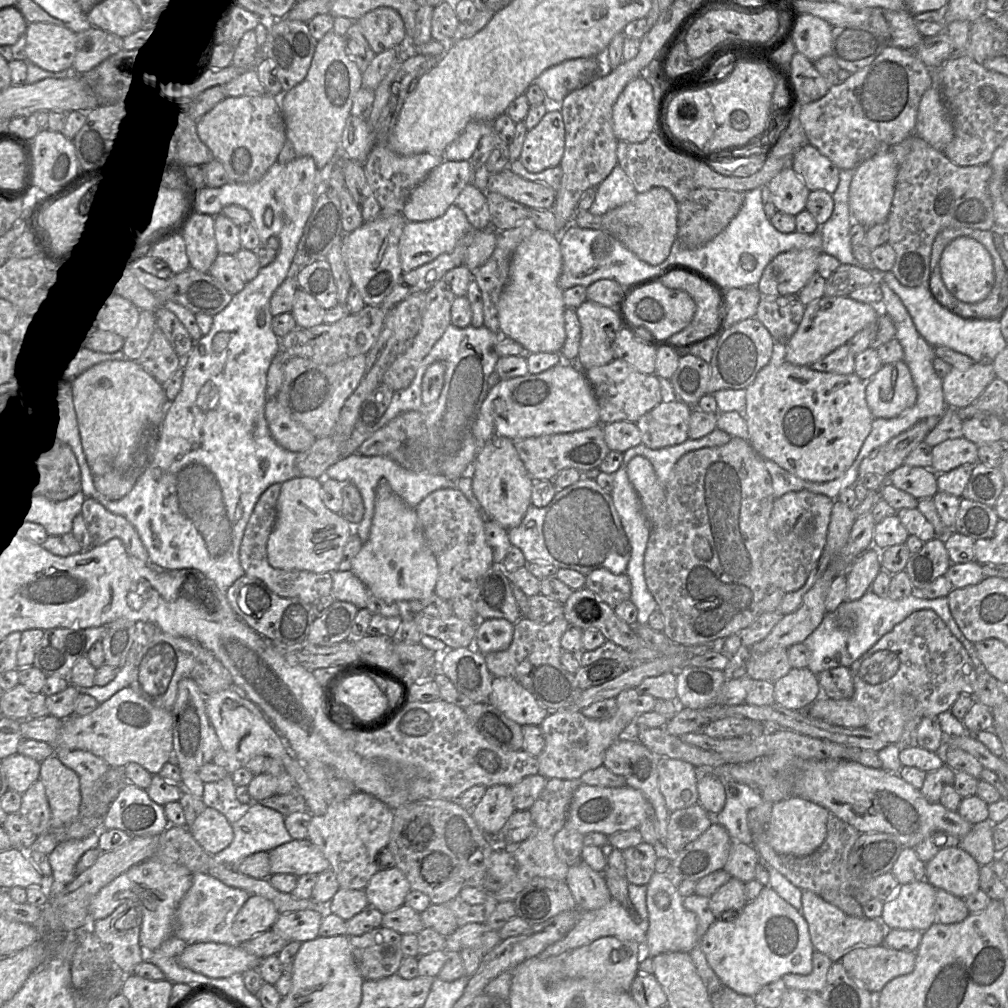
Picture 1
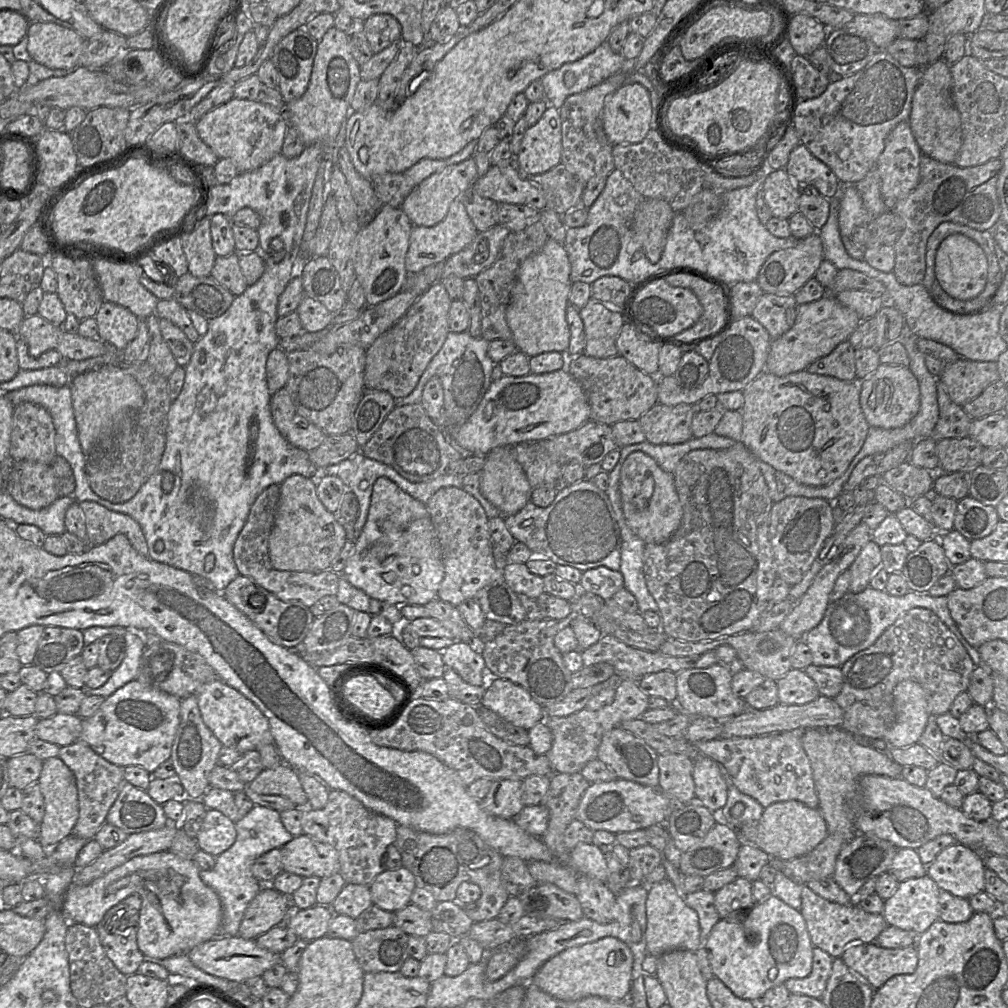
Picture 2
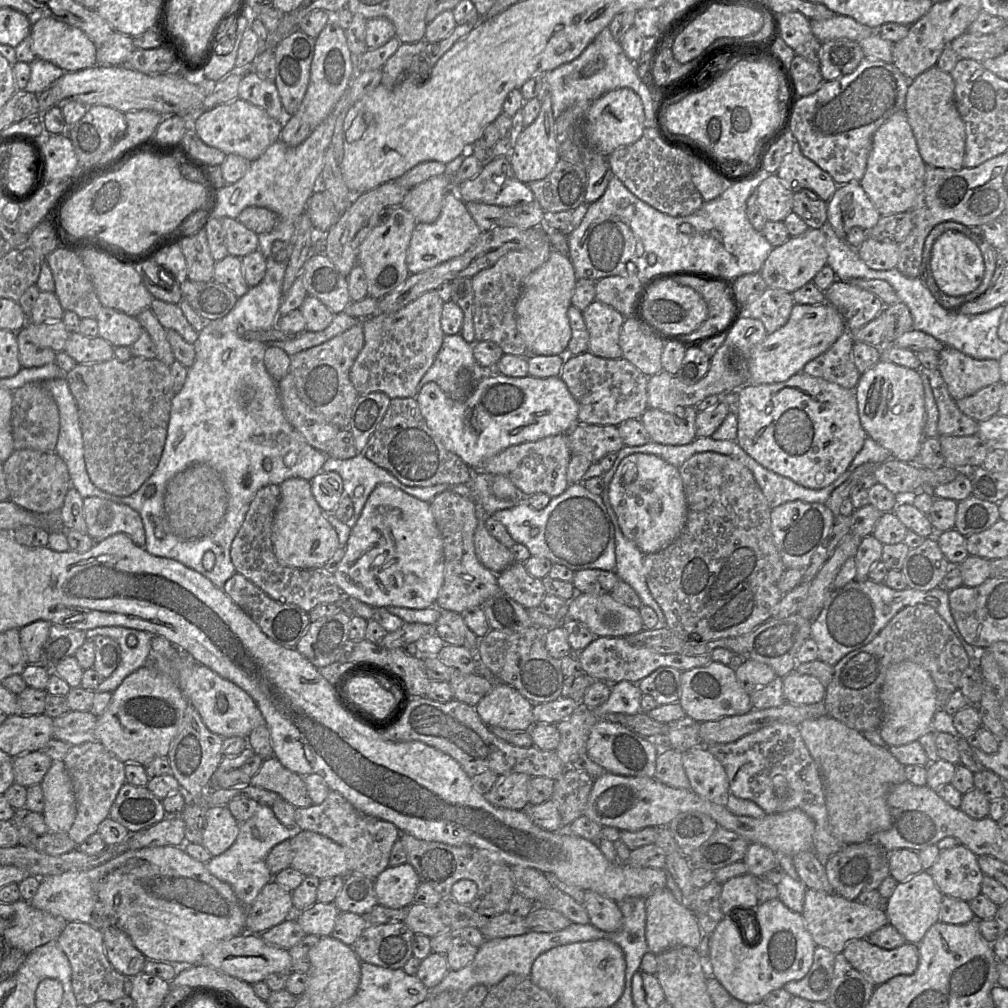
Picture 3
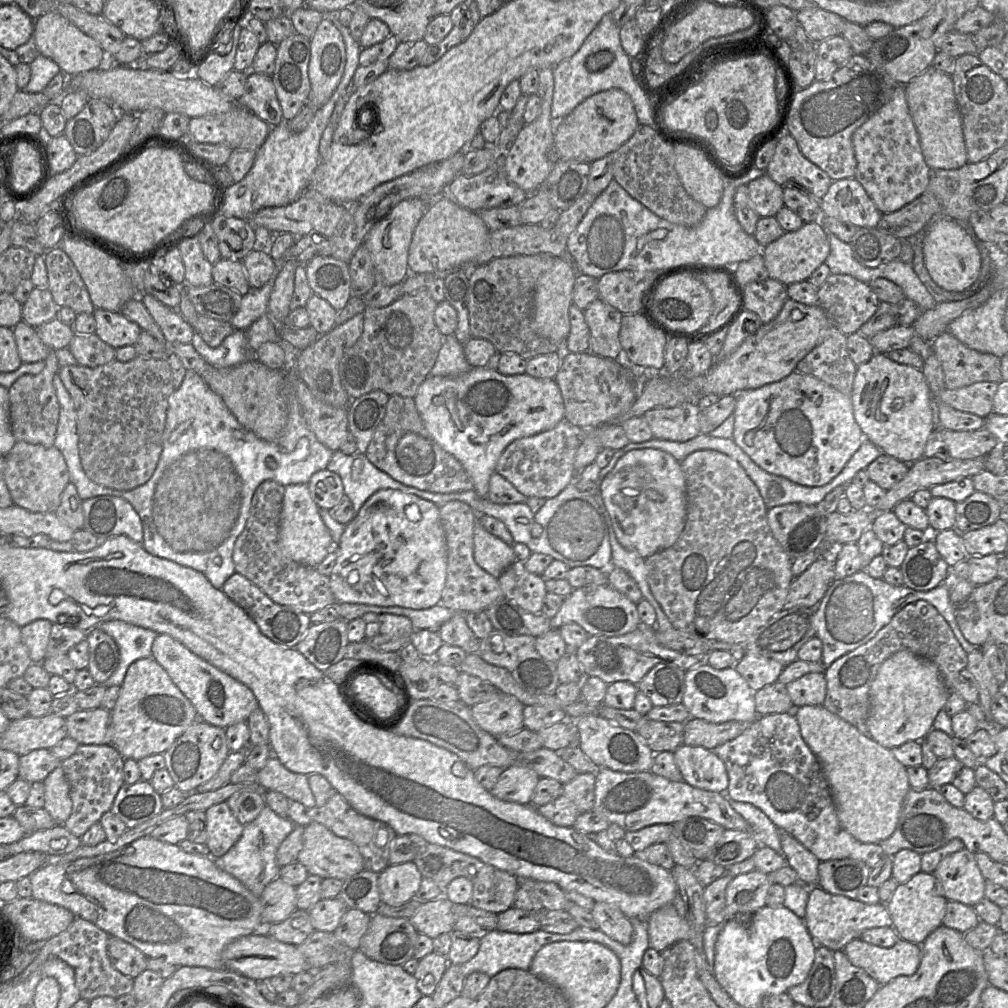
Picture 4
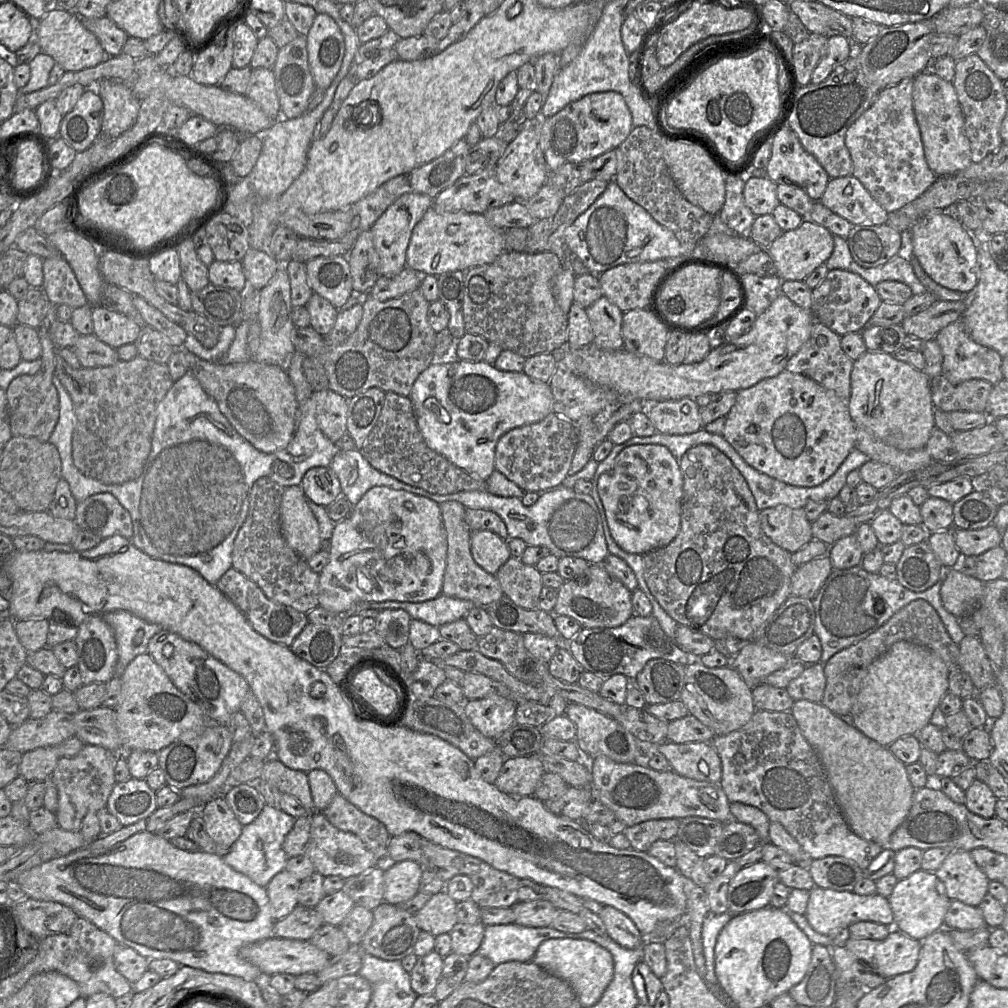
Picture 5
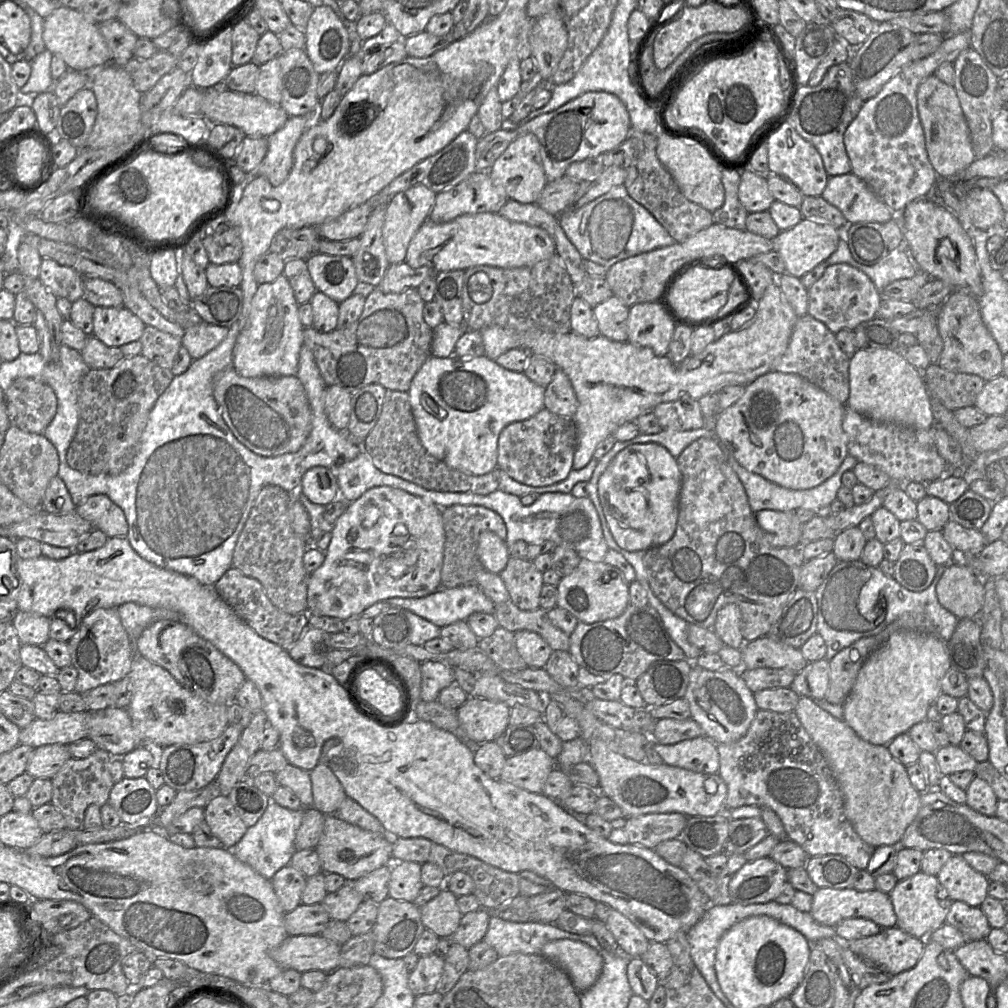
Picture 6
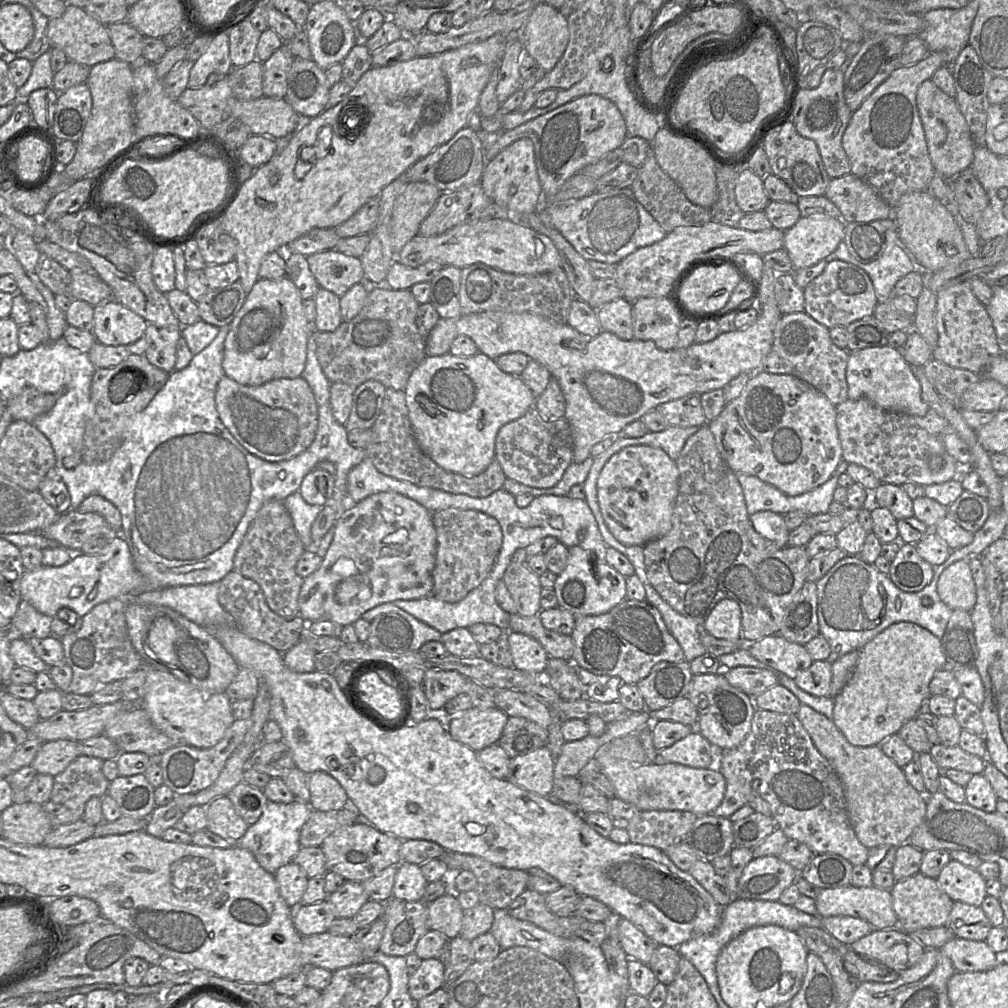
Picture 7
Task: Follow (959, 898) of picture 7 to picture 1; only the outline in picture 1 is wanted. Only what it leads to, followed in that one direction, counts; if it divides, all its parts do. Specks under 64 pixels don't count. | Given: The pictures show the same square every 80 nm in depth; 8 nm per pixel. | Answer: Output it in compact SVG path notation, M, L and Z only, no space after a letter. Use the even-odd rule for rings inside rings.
M949 847L940 850L925 866L925 880L936 890L942 889L956 897L965 899L980 889L979 879L981 866L969 853L960 847Z

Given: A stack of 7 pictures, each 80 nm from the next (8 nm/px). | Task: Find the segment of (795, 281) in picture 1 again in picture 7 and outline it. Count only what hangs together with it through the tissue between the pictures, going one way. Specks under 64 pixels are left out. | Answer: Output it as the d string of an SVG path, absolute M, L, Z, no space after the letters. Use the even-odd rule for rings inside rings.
M800 217L797 223L785 231L784 249L788 253L794 270L801 270L825 259L844 240L846 223L841 218Z

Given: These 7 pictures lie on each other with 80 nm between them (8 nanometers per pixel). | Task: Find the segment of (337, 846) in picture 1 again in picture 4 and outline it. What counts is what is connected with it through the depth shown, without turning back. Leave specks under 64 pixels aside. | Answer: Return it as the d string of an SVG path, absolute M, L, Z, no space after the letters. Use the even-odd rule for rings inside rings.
M337 792L320 807L309 808L297 801L289 800L287 816L295 825L307 826L311 822L317 822L327 827L335 835L352 841L364 859L366 870L379 874L390 865L390 848L397 836L396 832L386 823L358 813Z

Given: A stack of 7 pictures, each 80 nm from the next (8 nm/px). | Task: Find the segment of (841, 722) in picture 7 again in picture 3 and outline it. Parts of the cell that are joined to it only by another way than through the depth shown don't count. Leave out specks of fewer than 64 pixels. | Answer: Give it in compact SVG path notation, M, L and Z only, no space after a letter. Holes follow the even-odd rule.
M902 661L889 667L881 689L881 702L883 720L878 731L887 747L918 741L932 729L934 715L939 709L937 689L930 673L912 661Z

